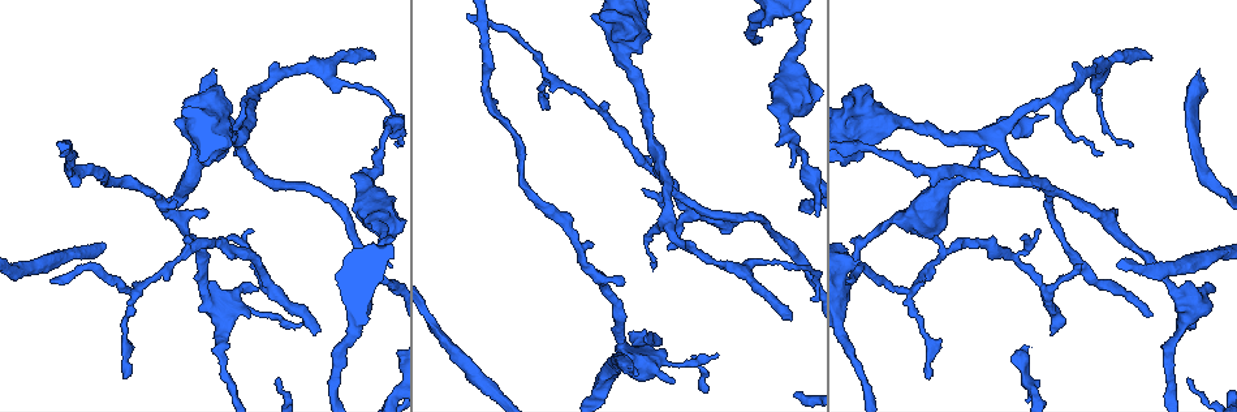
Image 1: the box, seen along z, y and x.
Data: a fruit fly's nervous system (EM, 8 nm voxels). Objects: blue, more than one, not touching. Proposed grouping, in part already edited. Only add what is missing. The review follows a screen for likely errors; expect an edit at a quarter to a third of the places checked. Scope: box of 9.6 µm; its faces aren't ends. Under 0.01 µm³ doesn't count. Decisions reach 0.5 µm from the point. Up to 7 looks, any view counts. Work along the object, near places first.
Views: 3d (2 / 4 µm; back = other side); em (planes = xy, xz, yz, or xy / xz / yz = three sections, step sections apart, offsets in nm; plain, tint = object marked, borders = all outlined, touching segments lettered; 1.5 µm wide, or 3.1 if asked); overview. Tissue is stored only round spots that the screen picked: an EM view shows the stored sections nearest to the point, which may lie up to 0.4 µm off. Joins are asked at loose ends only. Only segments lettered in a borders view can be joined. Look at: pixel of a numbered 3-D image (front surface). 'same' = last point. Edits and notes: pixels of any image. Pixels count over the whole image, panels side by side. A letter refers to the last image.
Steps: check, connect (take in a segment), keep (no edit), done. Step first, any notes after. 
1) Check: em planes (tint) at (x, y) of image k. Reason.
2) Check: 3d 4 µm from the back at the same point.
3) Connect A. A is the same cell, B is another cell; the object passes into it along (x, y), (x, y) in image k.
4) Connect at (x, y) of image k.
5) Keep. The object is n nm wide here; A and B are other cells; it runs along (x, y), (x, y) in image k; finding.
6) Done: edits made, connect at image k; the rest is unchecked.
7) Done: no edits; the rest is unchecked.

Check: 3d 4 µm at (123, 378) of image 1. Thin end.

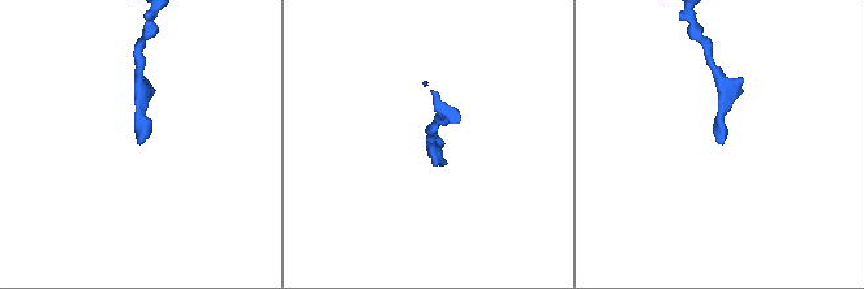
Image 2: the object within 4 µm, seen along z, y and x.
Check: em xy step 4 (plain) at (138, 141) of image 2. Need the tissue.

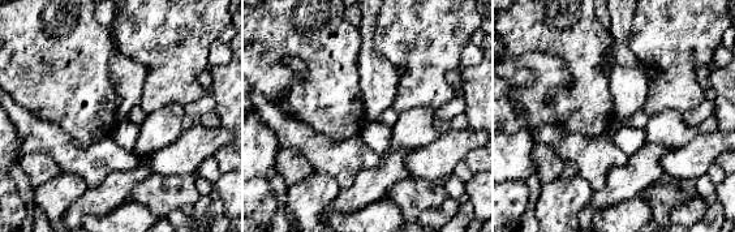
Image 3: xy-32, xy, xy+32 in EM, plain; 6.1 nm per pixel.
Check: em xy step 4 (borders) at the same point. What lies round it.

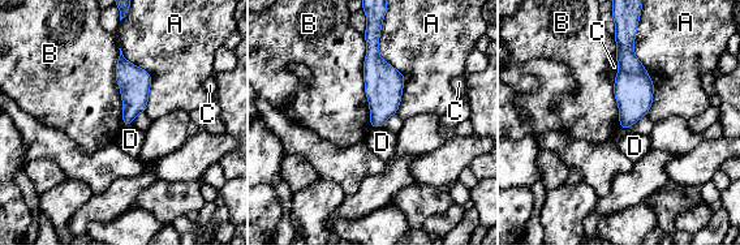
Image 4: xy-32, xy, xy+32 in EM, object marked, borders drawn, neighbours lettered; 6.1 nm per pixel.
Keep. A, B, C and D are other cells; a border runs along (362, 35), (364, 91), (371, 127) in image 4; no lettered segment goes on from it.

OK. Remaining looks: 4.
Check: em planes (borders) at (763, 24) of image 1. An open end.

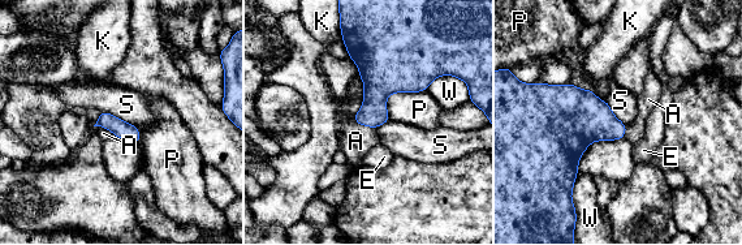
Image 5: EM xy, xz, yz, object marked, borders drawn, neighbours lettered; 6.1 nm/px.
Keep. The longest contact is with P, 300 nm; A, E, K, P, S and W are other cells; a border runs along (353, 116), (357, 123), (374, 128) in image 5; no lettered segment goes on from it.

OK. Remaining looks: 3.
Check: em planes (borders) at (1079, 264) of image 1. Thin end.

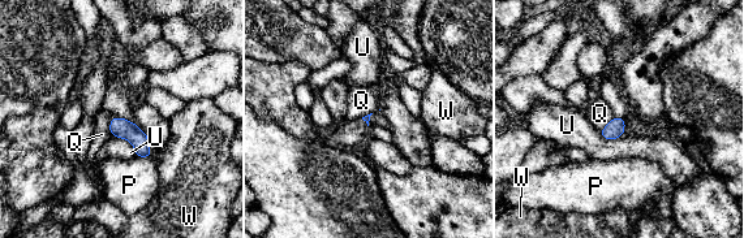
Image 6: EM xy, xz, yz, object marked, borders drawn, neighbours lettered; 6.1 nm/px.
Keep. P, Q, U and W are other cells; a border runs along (115, 116), (110, 122), (111, 135) in image 6; none of them fits.

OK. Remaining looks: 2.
Done: no edits; the rest is unchecked.

